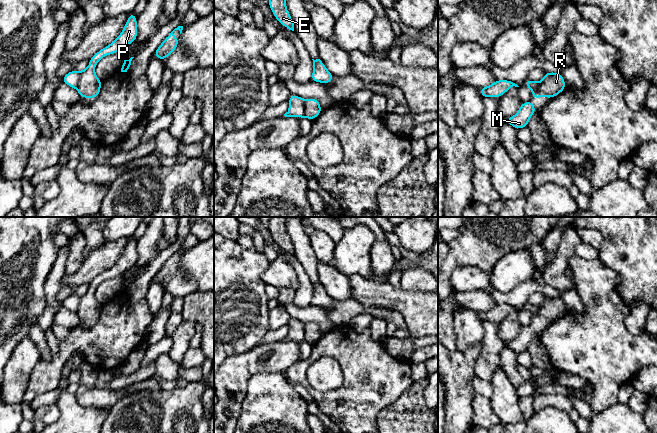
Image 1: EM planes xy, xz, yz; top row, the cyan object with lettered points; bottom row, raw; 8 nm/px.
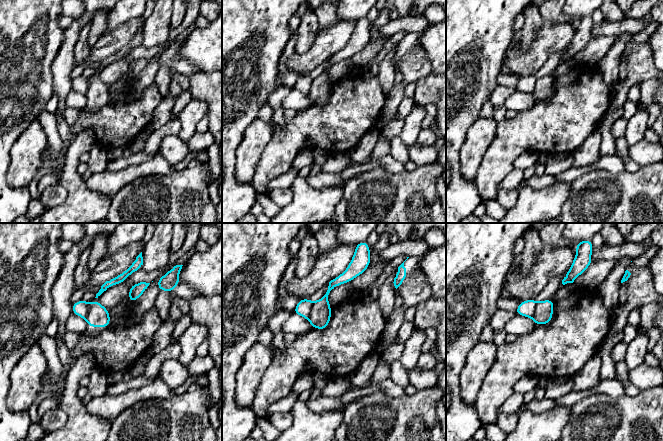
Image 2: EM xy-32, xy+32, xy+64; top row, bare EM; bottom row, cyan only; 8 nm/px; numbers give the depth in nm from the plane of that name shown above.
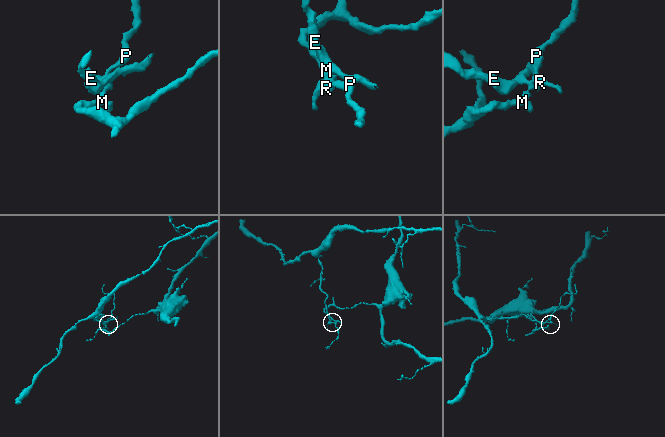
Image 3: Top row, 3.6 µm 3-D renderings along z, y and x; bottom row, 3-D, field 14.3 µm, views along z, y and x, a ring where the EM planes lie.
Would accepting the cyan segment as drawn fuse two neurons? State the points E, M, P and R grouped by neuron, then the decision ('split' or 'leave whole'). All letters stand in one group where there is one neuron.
groups E / M P R; split

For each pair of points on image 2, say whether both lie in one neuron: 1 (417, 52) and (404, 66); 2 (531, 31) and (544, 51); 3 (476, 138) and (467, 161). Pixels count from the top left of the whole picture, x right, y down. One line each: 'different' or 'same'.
1: same
2: different
3: same

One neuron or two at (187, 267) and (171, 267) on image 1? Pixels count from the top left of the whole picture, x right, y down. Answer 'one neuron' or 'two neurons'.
two neurons

